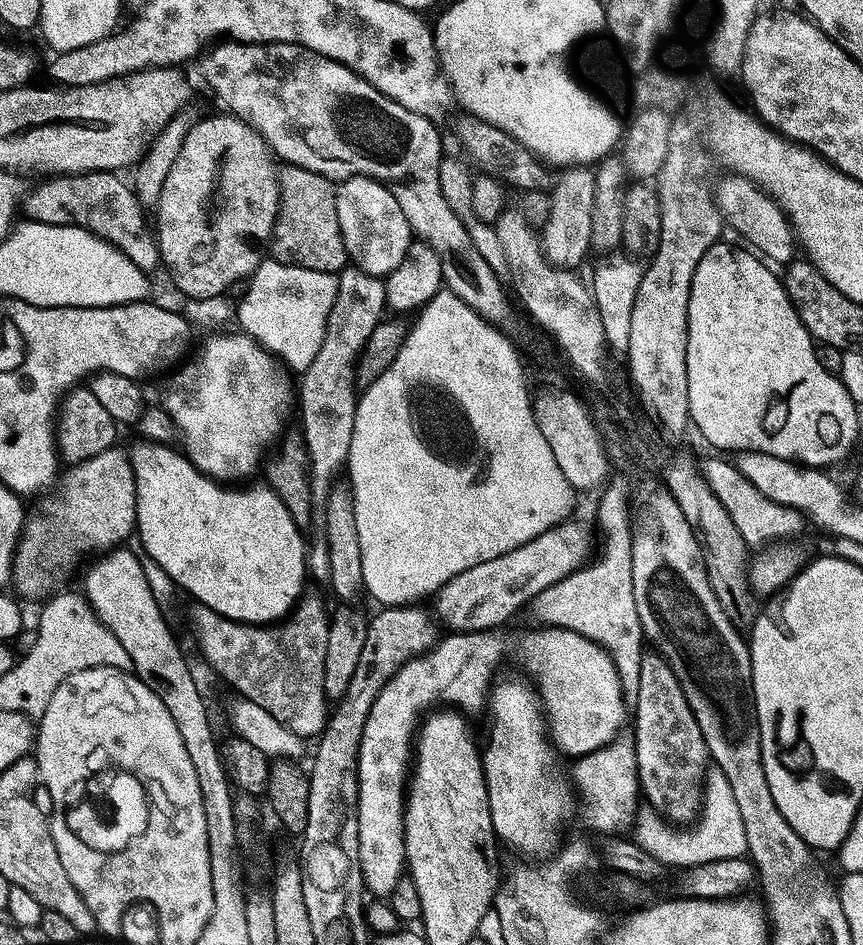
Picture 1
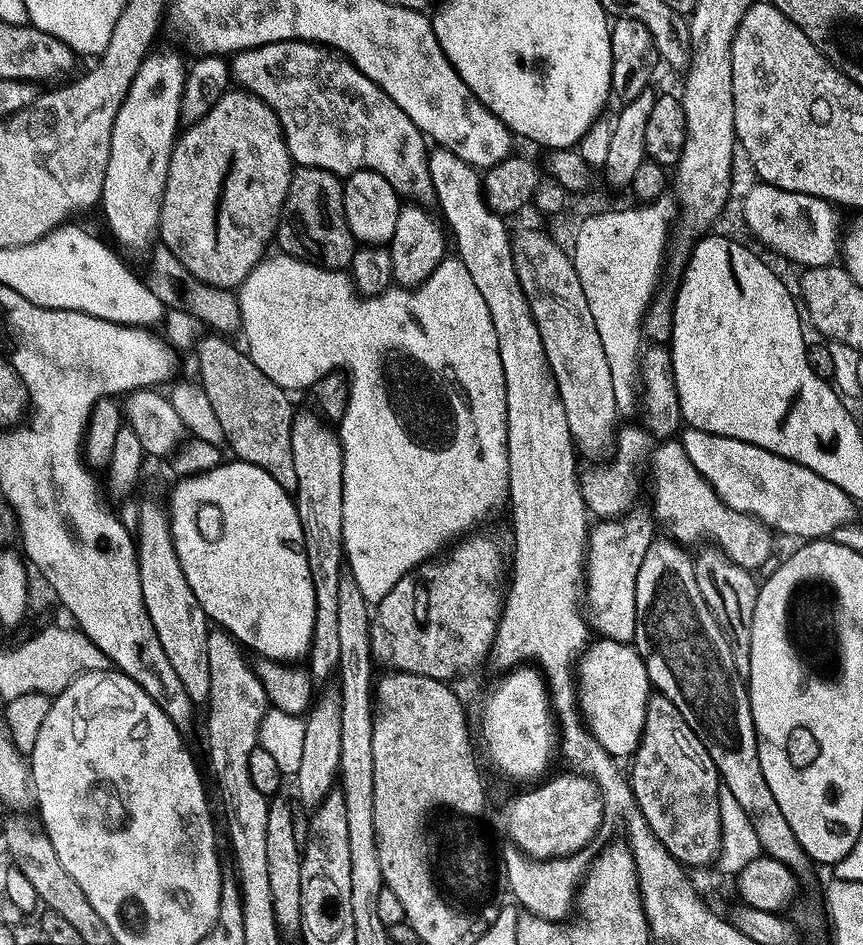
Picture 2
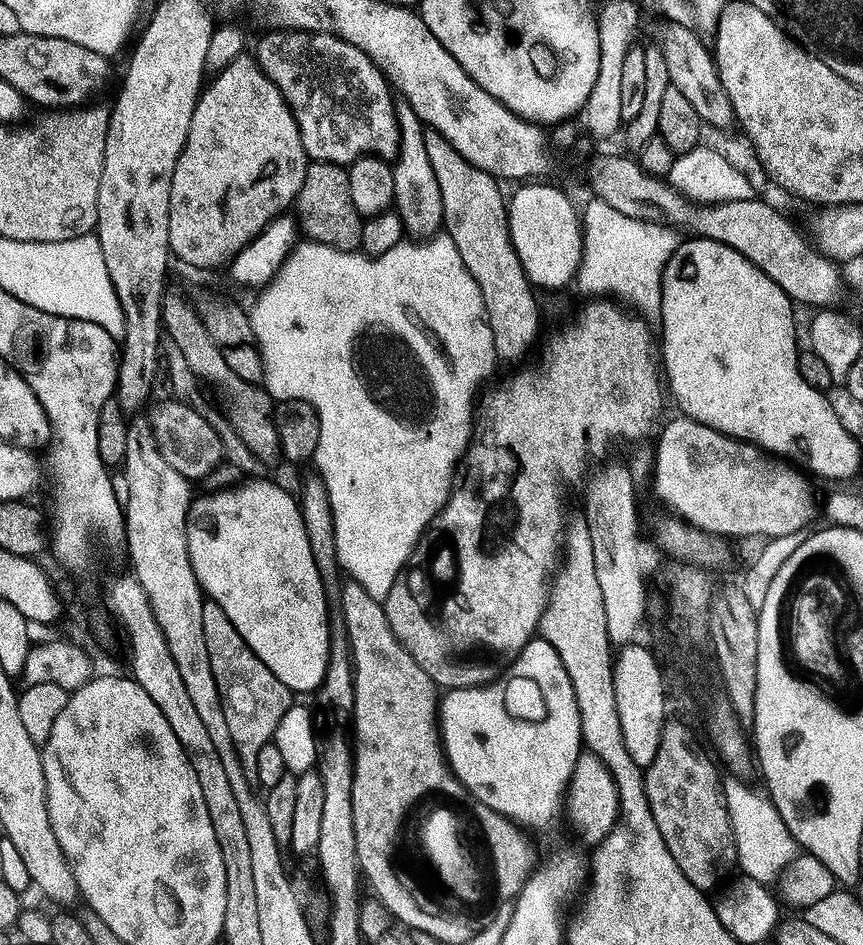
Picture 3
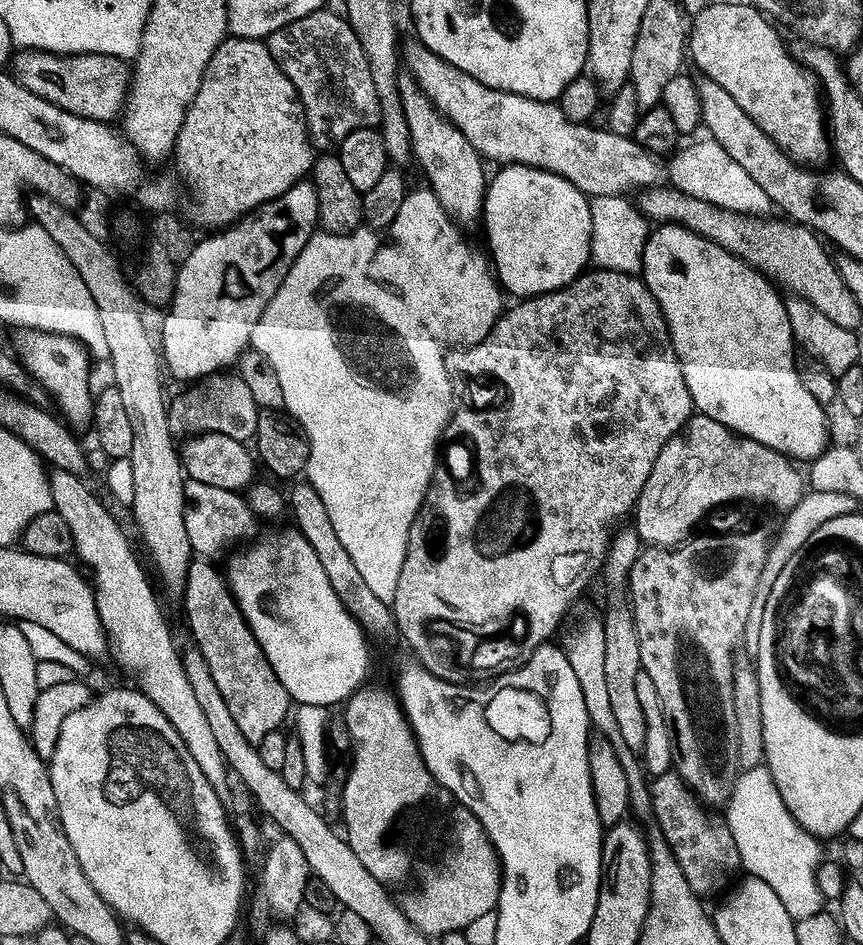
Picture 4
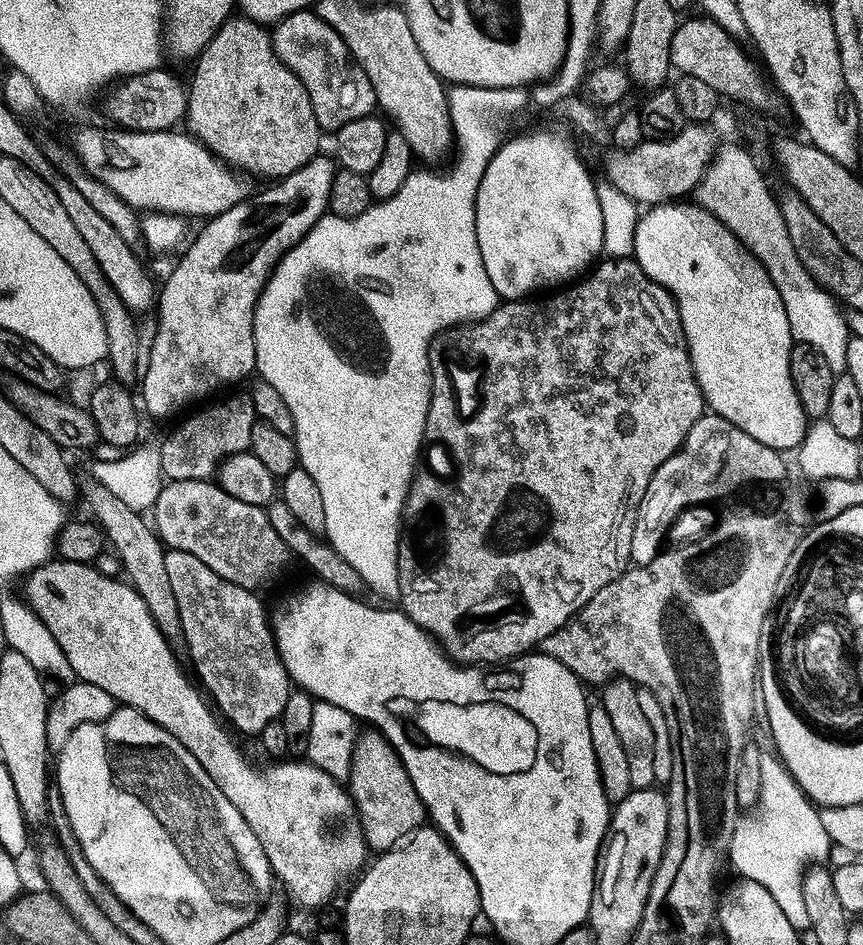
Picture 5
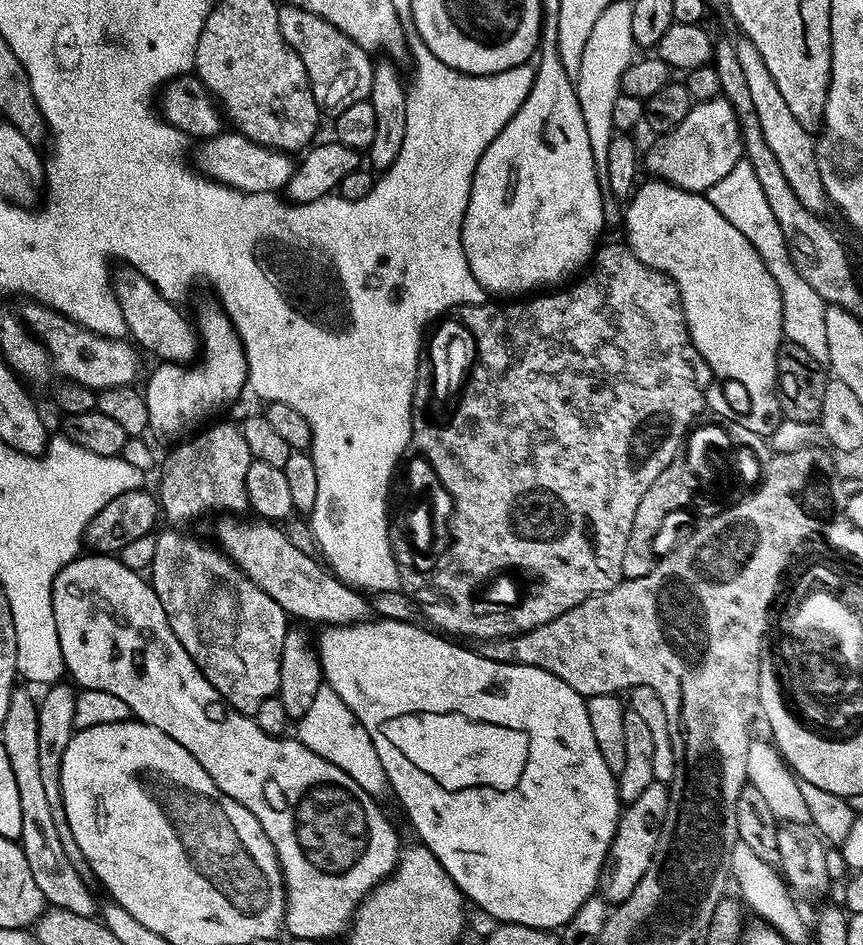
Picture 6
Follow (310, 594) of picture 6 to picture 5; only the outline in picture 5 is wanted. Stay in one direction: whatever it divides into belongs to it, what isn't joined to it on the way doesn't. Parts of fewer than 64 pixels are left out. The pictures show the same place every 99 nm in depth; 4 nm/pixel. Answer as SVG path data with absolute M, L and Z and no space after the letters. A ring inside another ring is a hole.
M167 481L153 504L152 514L157 536L169 549L194 555L220 578L243 589L259 591L292 562L291 552L275 533L267 511L226 494L215 481Z

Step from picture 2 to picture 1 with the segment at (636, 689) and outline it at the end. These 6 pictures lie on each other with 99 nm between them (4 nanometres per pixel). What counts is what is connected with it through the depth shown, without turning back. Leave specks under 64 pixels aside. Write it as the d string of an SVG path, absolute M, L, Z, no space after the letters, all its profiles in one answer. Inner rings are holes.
M551 626L540 631L544 632L536 636L540 645L536 648L536 657L533 658L532 664L541 668L538 686L544 704L548 734L553 745L561 755L568 754L571 758L579 758L604 748L613 742L624 728L622 726L627 707L613 660L603 647L577 632L566 632Z

